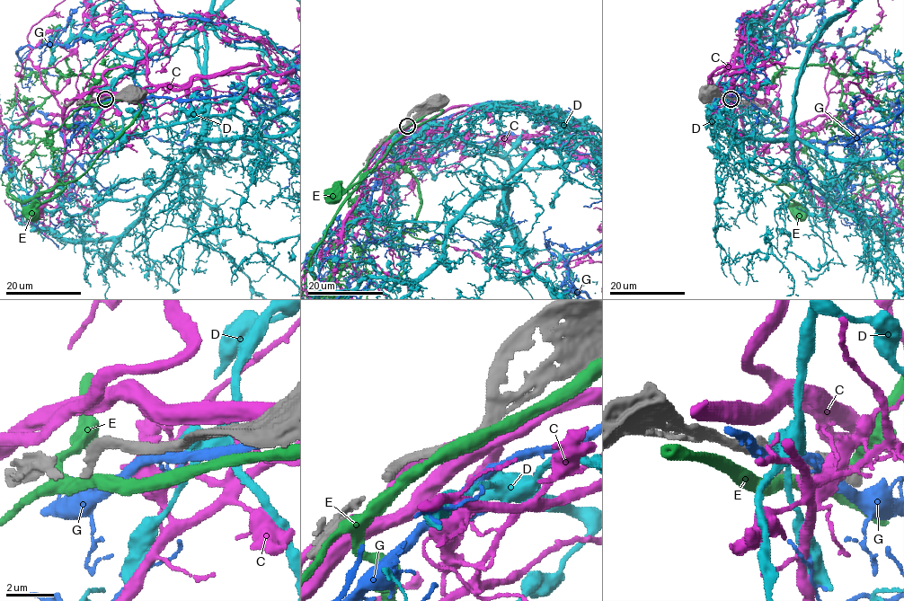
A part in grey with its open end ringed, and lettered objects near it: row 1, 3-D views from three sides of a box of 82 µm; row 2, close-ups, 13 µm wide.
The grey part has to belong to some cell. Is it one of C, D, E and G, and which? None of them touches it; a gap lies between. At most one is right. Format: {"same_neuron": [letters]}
{"same_neuron": []}

